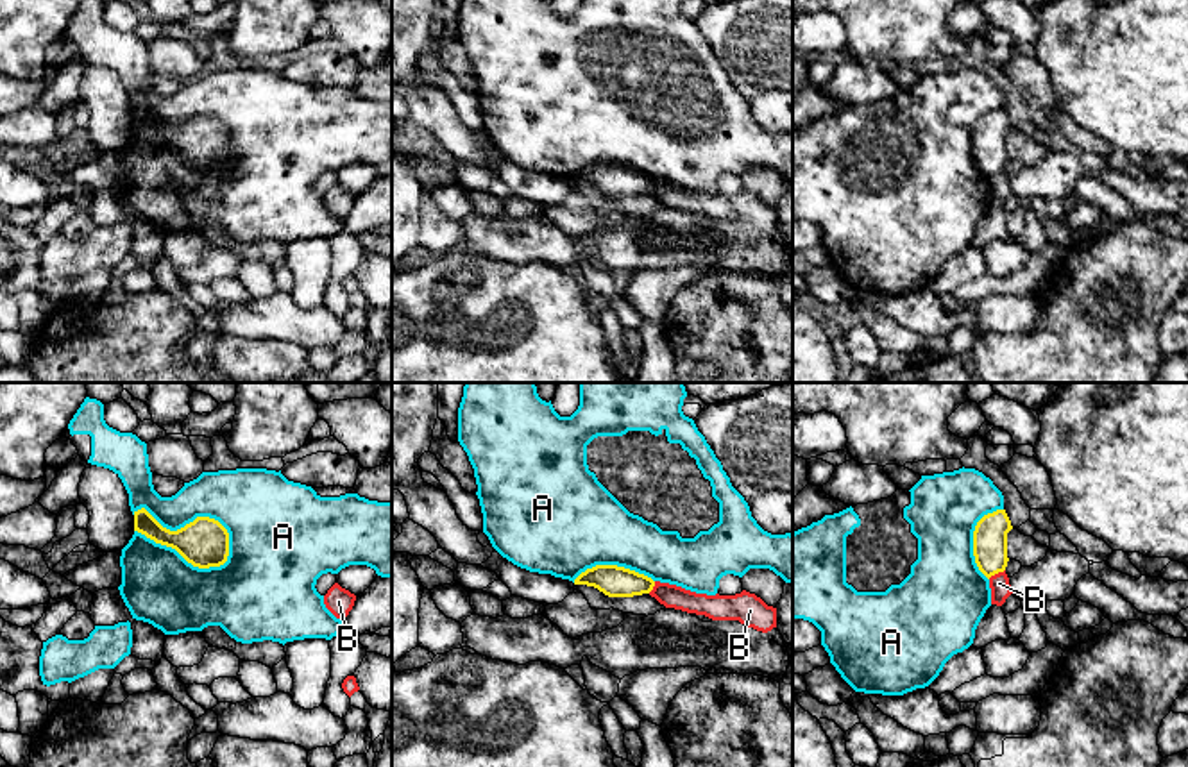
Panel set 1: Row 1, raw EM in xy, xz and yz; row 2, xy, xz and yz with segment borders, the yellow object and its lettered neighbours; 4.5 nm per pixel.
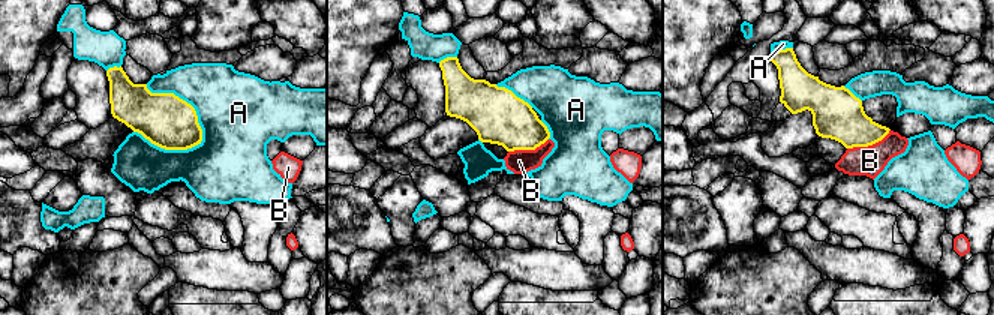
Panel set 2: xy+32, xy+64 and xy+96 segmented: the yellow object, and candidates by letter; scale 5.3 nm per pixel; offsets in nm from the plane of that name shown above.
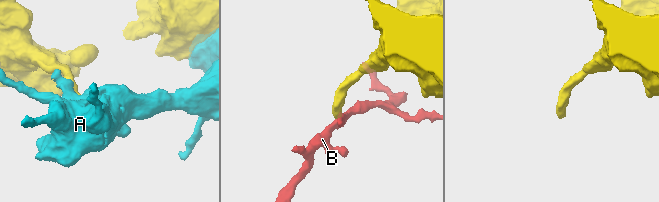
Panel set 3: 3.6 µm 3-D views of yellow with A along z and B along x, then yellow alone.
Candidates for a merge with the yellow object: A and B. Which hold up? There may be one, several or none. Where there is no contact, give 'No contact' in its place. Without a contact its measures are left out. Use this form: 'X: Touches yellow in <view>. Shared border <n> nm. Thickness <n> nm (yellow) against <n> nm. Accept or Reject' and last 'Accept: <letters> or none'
A: Touches yellow in xy. Shared border 480 nm. Thickness 220 nm (yellow) against 300 nm. Reject
B: Touches yellow in yz. Shared border 90 nm. Thickness 160 nm (yellow) against 90 nm. Reject
Accept: none

